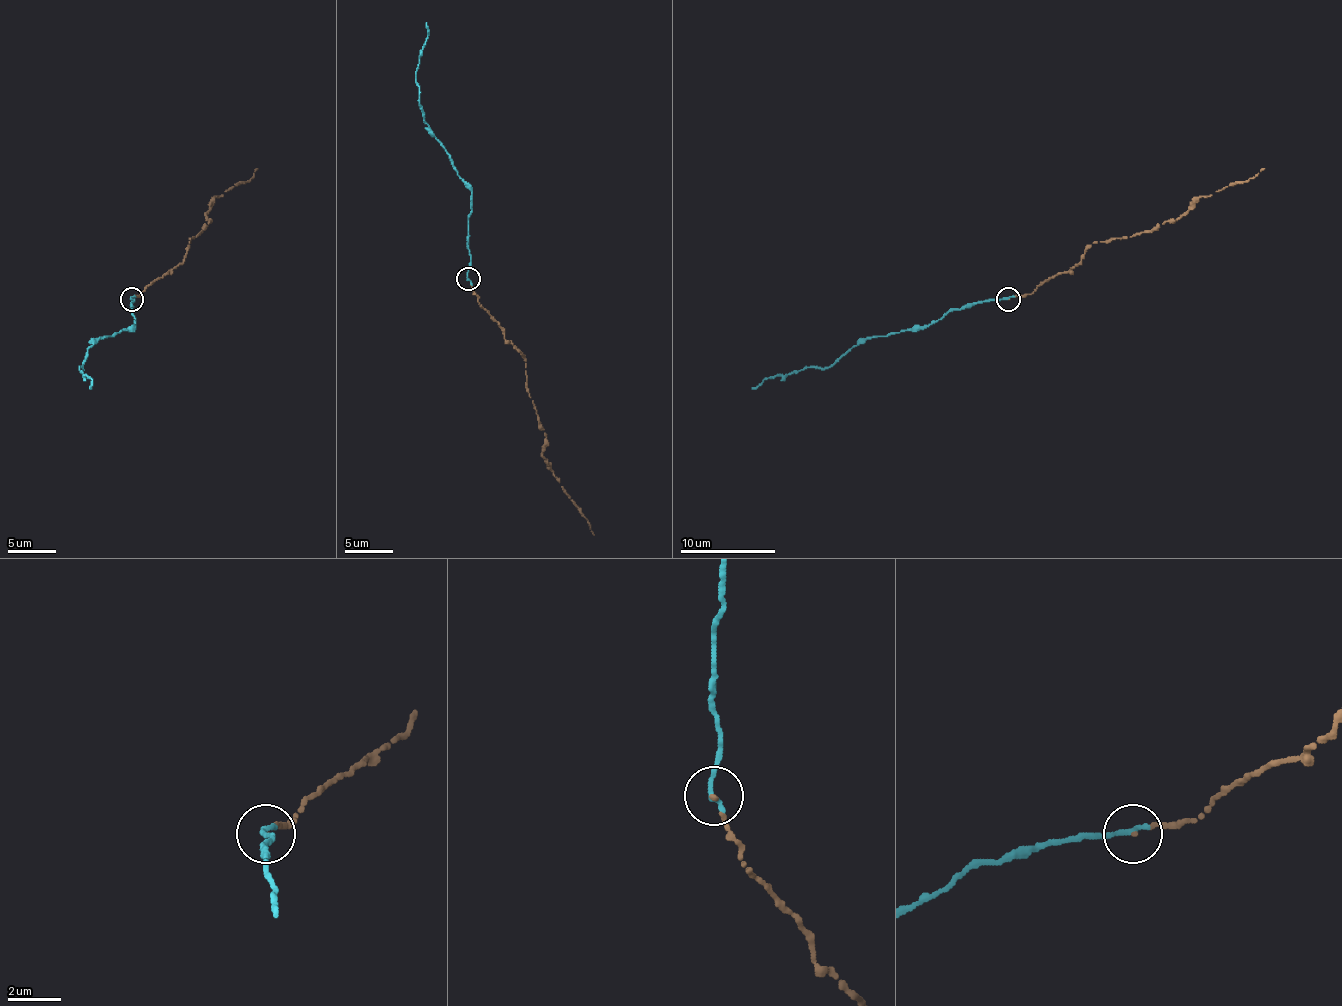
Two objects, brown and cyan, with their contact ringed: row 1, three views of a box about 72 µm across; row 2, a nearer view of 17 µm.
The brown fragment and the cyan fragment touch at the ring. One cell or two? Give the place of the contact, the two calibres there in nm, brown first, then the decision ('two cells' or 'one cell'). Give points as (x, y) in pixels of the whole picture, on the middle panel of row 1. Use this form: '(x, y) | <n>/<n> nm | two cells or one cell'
(468, 279) | 140/240 nm | one cell

